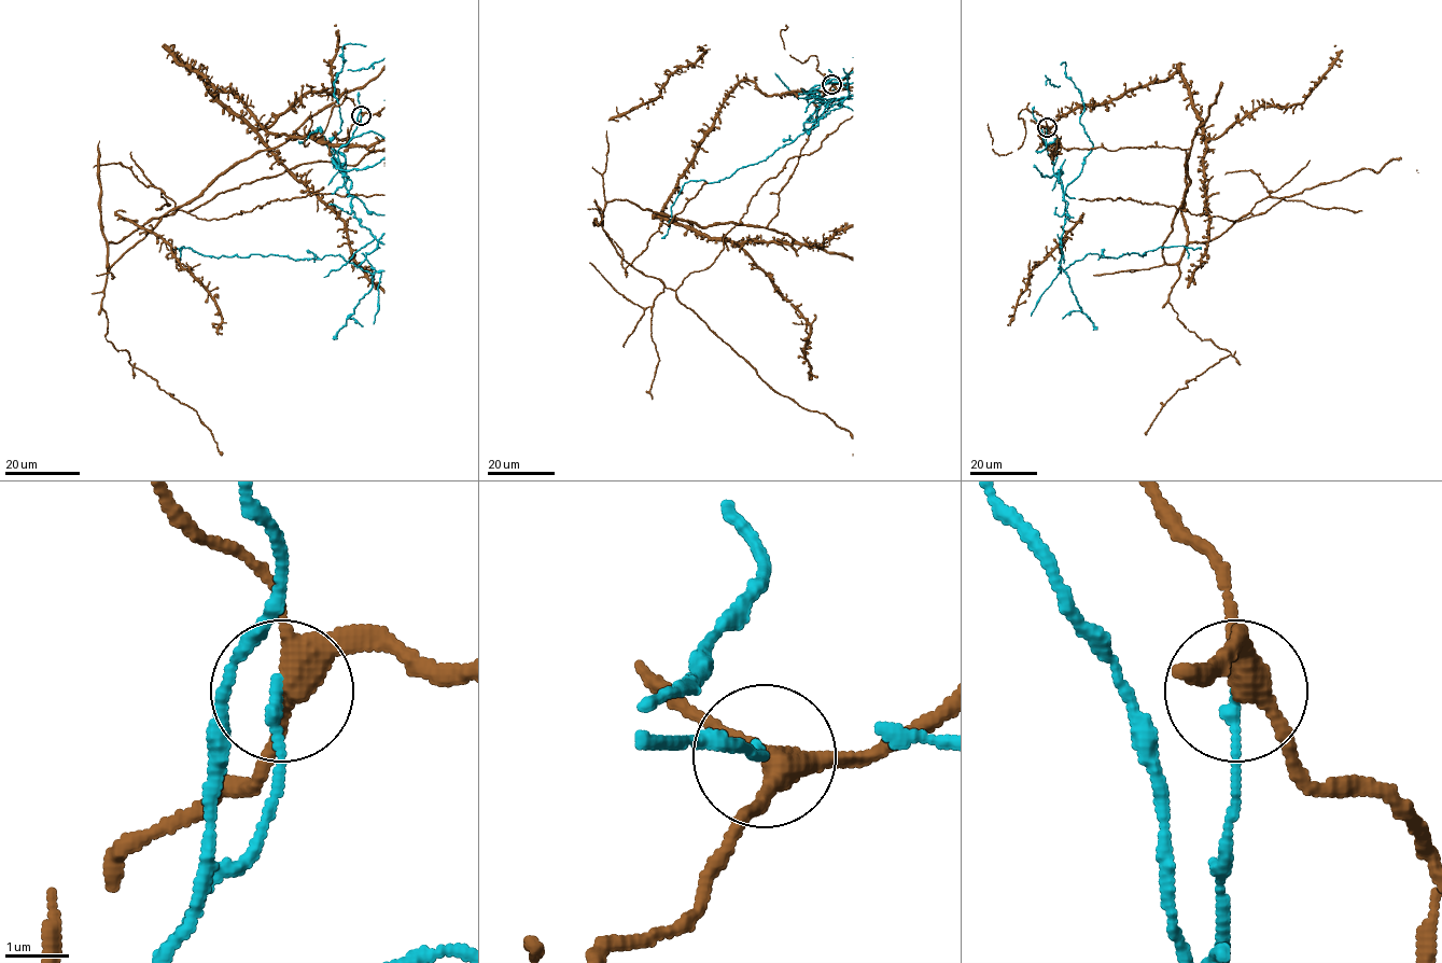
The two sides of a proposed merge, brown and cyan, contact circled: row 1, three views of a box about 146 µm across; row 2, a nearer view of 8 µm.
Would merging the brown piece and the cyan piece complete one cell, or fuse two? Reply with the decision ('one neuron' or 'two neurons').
two neurons

